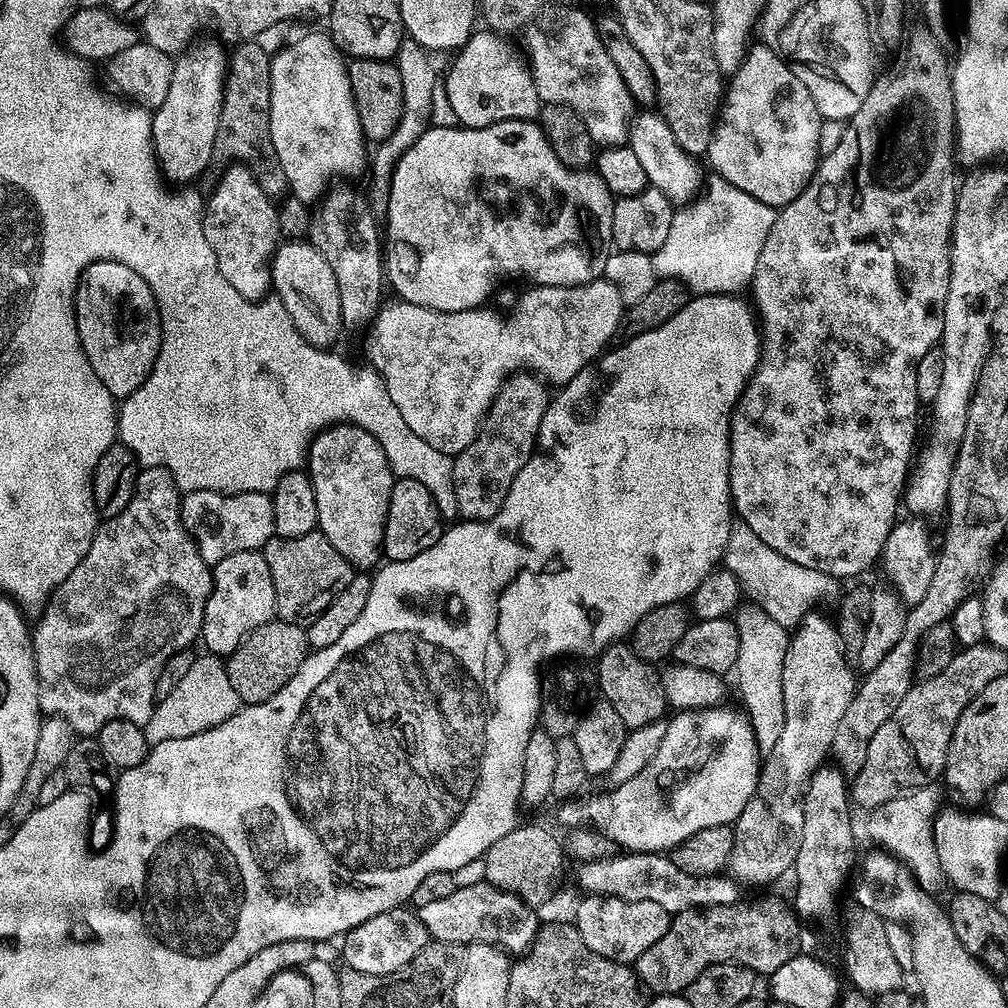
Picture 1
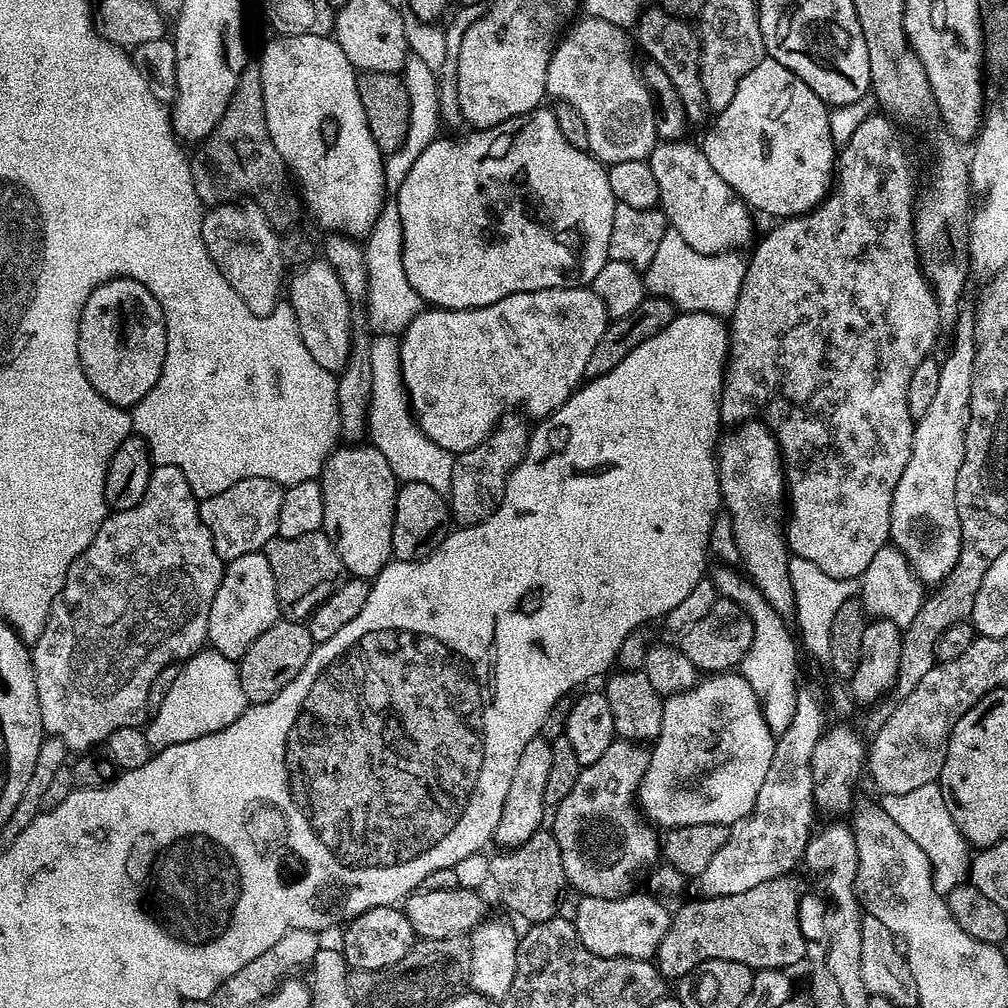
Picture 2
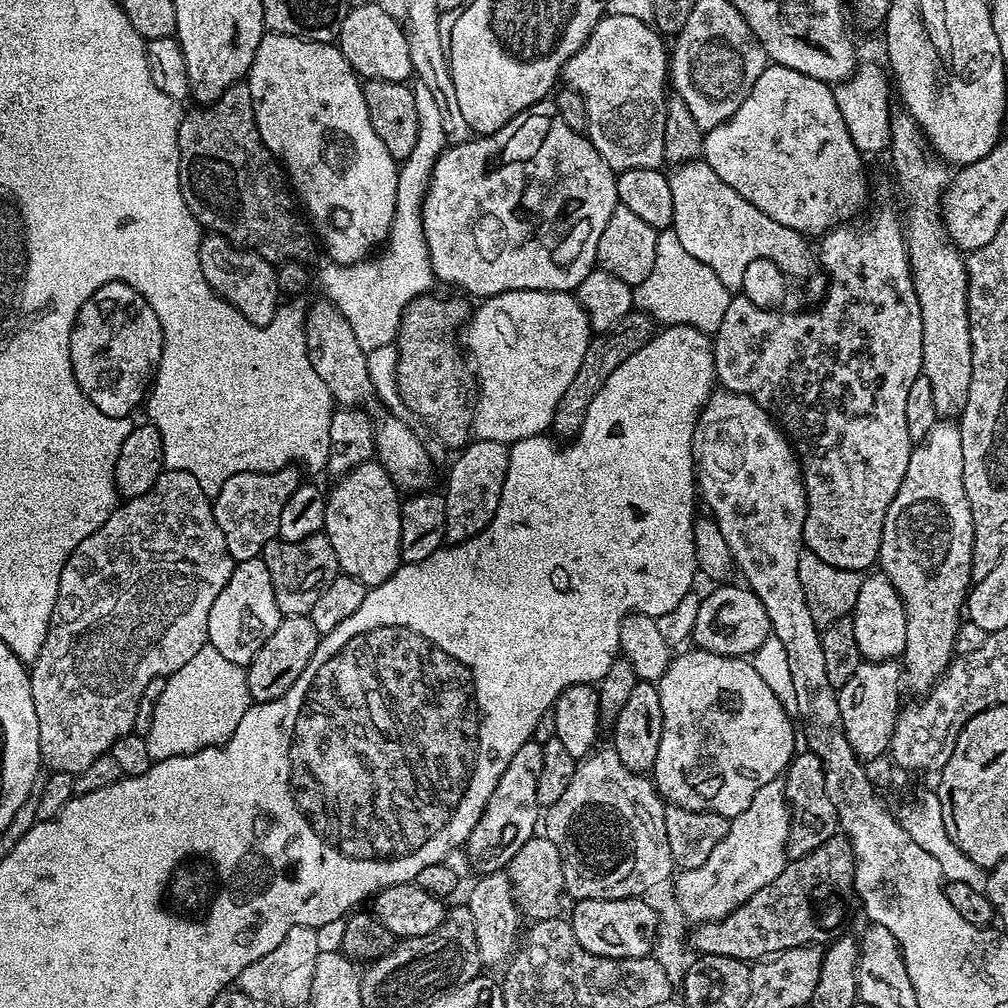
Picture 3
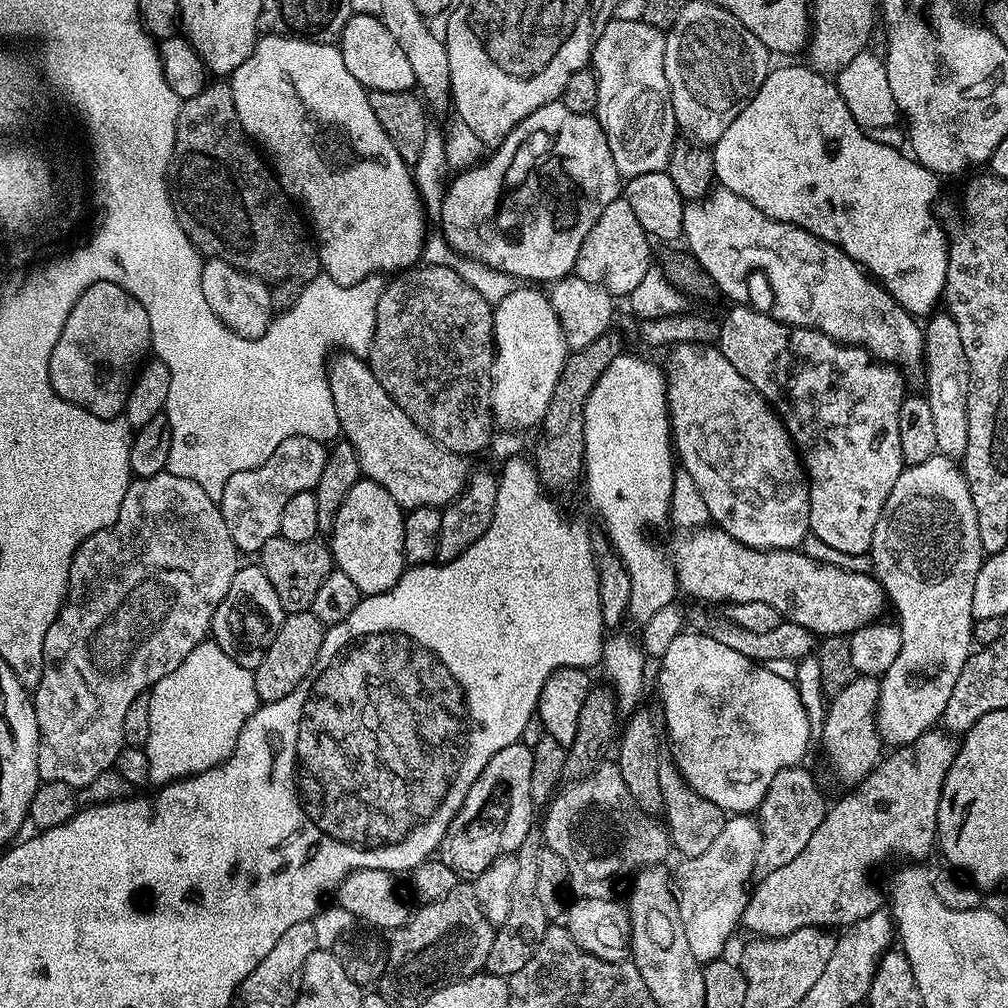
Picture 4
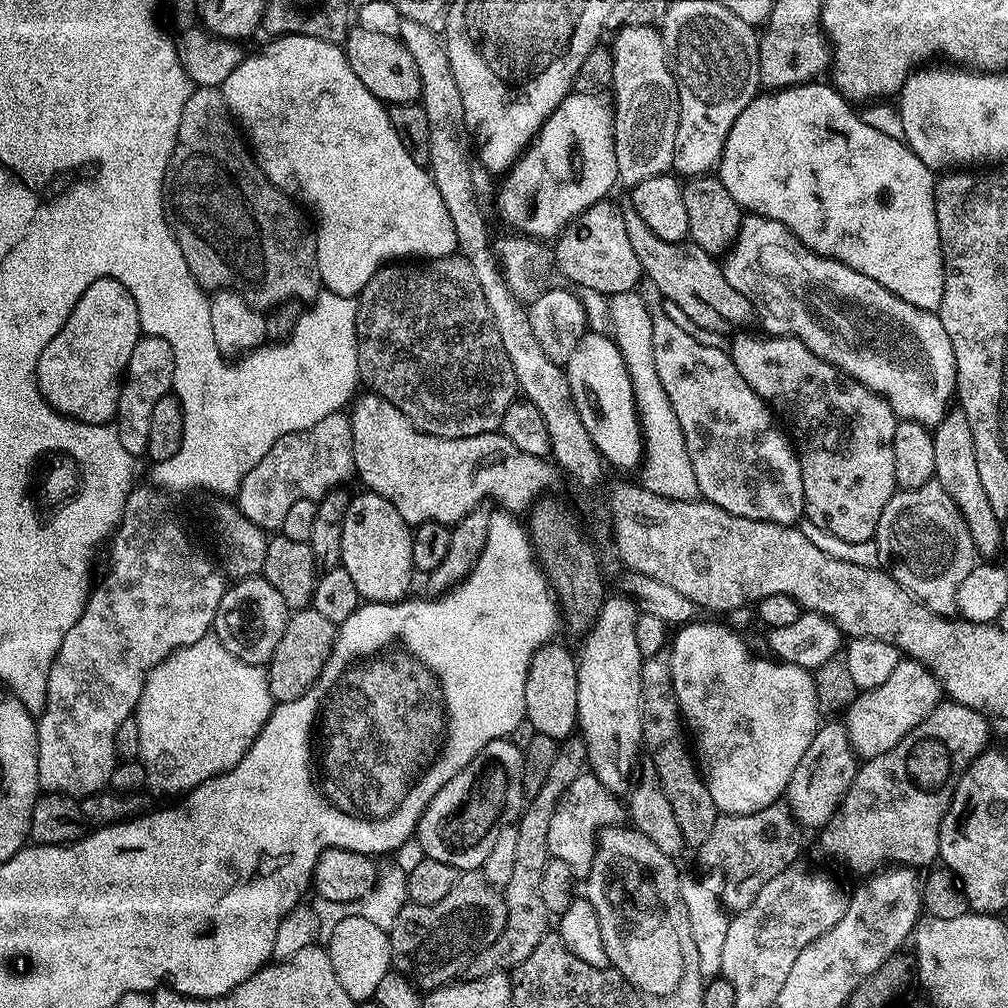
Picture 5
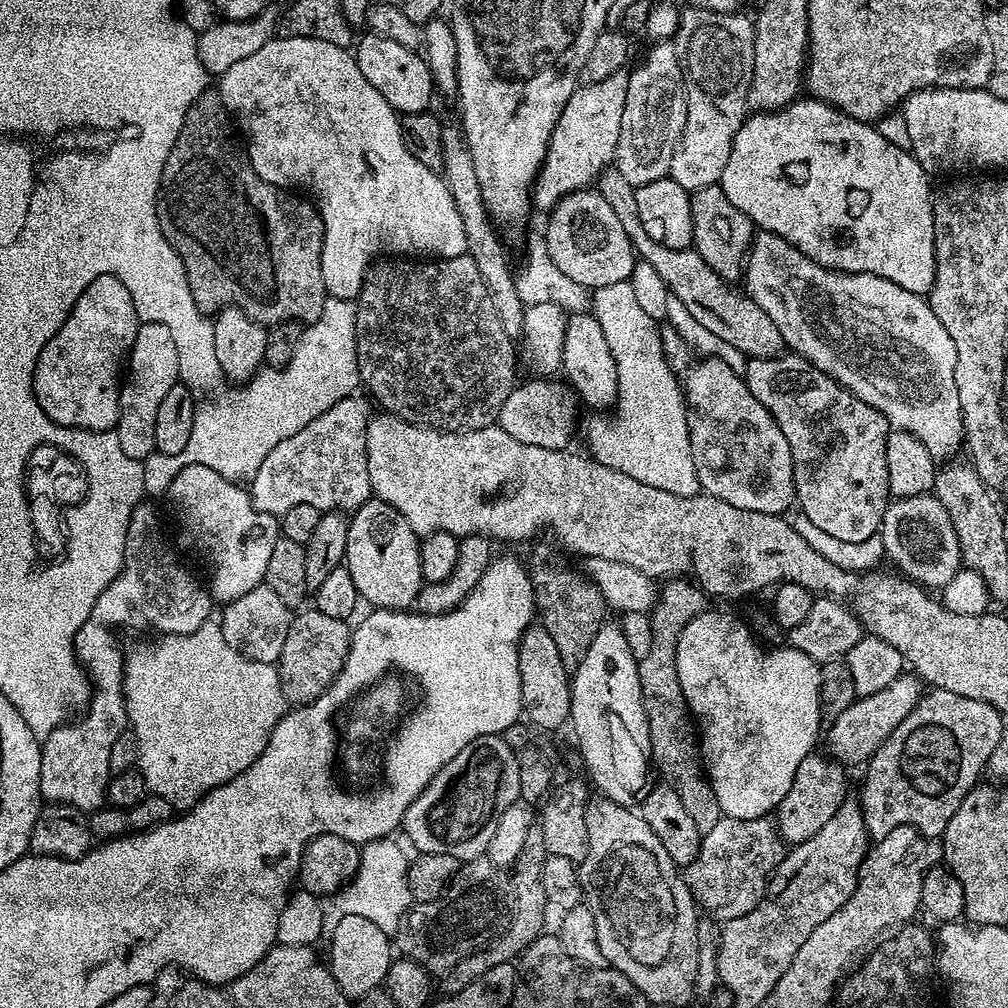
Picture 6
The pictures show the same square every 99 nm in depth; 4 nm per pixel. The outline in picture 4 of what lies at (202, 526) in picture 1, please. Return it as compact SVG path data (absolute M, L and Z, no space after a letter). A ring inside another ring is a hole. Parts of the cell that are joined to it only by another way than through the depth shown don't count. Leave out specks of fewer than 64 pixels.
M295 436L286 438L274 454L254 470L242 470L226 482L226 490L222 490L222 498L218 501L220 513L226 518L226 526L230 530L230 538L241 553L259 553L270 538L280 535L282 510L294 494L313 491L322 478L322 470L328 461L328 448L314 438Z

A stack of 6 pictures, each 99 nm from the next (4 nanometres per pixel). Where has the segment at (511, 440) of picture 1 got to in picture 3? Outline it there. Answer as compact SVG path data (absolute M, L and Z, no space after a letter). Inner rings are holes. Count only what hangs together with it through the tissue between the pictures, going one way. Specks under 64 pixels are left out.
M473 439L459 449L456 461L448 472L448 485L442 488L446 502L446 534L448 544L460 544L474 538L494 518L502 498L506 470L510 466L509 445L502 442Z

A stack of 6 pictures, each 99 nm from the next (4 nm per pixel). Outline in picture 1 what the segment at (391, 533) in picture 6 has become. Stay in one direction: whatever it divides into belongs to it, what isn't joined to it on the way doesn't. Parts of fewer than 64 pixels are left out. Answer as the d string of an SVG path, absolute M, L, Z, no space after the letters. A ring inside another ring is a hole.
M333 424L331 428L325 428L323 432L316 433L315 438L312 439L312 445L308 447L306 457L306 471L312 480L314 498L318 502L316 519L318 530L327 538L330 546L334 546L338 554L342 554L342 558L352 563L353 569L375 569L382 560L386 514L390 506L390 490L394 479L390 462L387 461L382 446L375 440L373 434L367 433L357 425Z

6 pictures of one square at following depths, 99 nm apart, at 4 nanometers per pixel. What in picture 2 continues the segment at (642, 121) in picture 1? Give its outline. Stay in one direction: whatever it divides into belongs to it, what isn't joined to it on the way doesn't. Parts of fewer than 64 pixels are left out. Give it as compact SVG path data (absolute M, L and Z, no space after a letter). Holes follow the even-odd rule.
M683 139L657 143L647 158L658 181L658 207L668 220L671 231L682 234L684 241L704 256L718 256L743 249L743 244L753 239L753 213L735 190L714 174L714 166L710 166L703 147L696 145L695 148L684 143Z

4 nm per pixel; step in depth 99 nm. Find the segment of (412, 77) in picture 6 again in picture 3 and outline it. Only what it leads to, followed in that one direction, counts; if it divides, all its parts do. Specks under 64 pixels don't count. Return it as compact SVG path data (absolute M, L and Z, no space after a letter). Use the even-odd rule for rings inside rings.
M366 2L345 11L338 47L356 75L364 80L404 82L413 75L408 35L401 21L390 17L374 2Z

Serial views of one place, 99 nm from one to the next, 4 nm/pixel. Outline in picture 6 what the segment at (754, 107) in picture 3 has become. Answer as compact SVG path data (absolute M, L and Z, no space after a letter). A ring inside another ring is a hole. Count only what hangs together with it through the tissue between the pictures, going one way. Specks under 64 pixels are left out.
M797 98L778 112L758 112L745 119L744 125L734 138L730 159L726 162L726 170L722 170L719 186L726 194L726 198L730 198L730 202L734 202L734 206L738 206L742 214L750 217L759 231L773 232L786 238L786 242L794 245L806 258L827 268L834 268L837 272L869 272L911 292L927 294L932 291L936 273L934 218L930 207L930 188L928 192L927 179L929 180L929 177L922 174L920 163L913 157L911 151L899 149L898 146L888 142L876 126L863 120L855 120L853 116L848 116L821 100Z

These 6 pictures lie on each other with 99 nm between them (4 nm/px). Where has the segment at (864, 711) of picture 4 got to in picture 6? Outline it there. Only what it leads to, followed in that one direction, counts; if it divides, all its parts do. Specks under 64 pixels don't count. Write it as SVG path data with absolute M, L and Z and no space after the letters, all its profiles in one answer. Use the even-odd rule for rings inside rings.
M813 754L802 758L802 766L798 766L798 774L794 774L794 782L790 782L790 790L786 790L786 798L776 808L774 823L785 845L795 846L814 838L830 818L838 812L838 806L844 804L845 769L827 755Z

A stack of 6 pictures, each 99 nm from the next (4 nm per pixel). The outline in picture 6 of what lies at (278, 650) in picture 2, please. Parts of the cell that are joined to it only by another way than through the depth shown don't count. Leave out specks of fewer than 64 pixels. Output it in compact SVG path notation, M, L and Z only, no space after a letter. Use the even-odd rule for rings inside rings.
M315 610L297 611L290 622L290 630L286 630L286 643L276 664L285 701L292 706L309 704L327 692L336 675L344 668L351 645L352 628L348 620L329 618Z

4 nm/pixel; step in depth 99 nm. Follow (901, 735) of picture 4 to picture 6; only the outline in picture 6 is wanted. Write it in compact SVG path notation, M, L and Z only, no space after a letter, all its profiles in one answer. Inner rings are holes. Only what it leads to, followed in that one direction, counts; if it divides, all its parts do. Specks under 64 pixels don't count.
M934 494L902 498L901 500L893 499L886 510L879 534L884 543L885 557L888 560L892 559L905 572L901 573L909 581L919 584L925 589L943 589L944 584L950 582L950 578L954 578L954 574L962 567L960 543L958 534L954 530L954 522L950 522L950 514L946 510L946 506L942 506L942 502ZM901 674L894 682L890 682L886 690L878 690L878 694L857 698L834 723L827 725L827 755L841 766L867 765L872 755L884 745L886 738L890 738L895 728L915 710L921 695L921 681L915 675Z

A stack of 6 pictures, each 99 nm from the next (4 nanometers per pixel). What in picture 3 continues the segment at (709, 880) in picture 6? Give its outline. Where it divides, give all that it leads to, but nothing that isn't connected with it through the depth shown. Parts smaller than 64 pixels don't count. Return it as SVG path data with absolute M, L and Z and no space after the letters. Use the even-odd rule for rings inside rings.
M807 750L797 751L782 773L784 793L788 799L788 809L792 811L792 825L788 835L787 853L789 857L805 856L818 846L822 846L840 828L838 810L826 794L824 767L815 754Z

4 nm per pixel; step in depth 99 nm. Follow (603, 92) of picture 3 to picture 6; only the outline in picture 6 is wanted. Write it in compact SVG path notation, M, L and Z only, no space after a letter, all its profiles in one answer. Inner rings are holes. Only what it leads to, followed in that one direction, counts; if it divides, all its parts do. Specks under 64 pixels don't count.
M656 42L644 56L644 61L628 72L626 110L622 110L622 130L618 130L618 146L614 168L627 182L635 186L663 180L670 170L676 143L686 126L684 75L675 43Z

